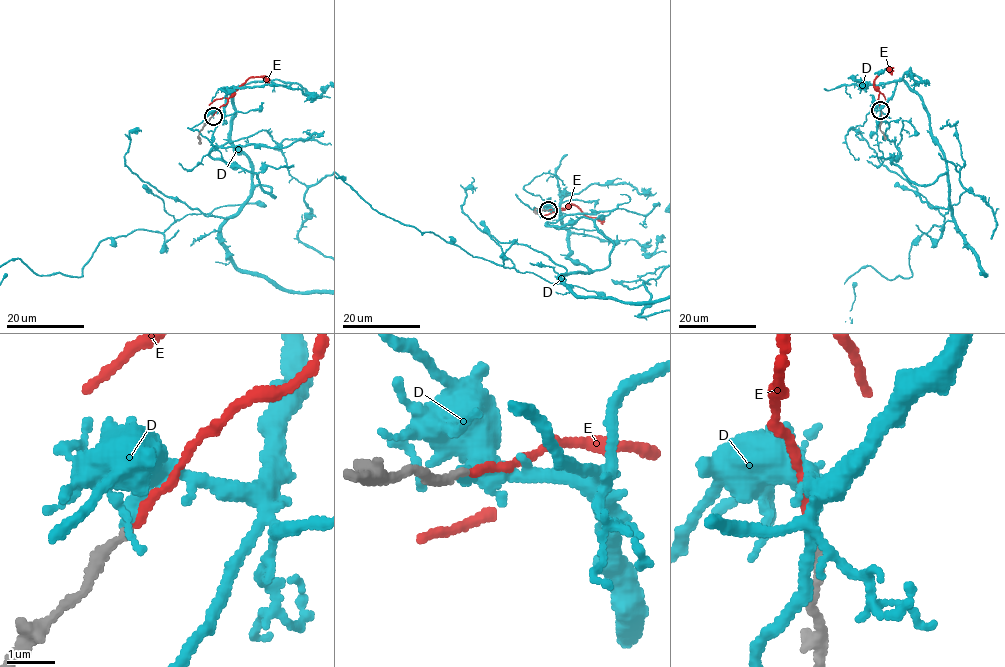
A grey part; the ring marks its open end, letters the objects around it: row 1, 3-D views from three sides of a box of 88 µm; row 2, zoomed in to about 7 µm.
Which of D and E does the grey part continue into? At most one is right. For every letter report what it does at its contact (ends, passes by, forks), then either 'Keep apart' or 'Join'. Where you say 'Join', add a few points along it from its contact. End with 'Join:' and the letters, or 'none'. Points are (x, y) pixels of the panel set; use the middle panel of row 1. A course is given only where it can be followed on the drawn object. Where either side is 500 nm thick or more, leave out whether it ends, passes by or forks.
D: It ends there. Keep apart
E: It ends there. Join. Its course: (548, 209), (576, 205), (586, 216), (604, 222)
Join: E

